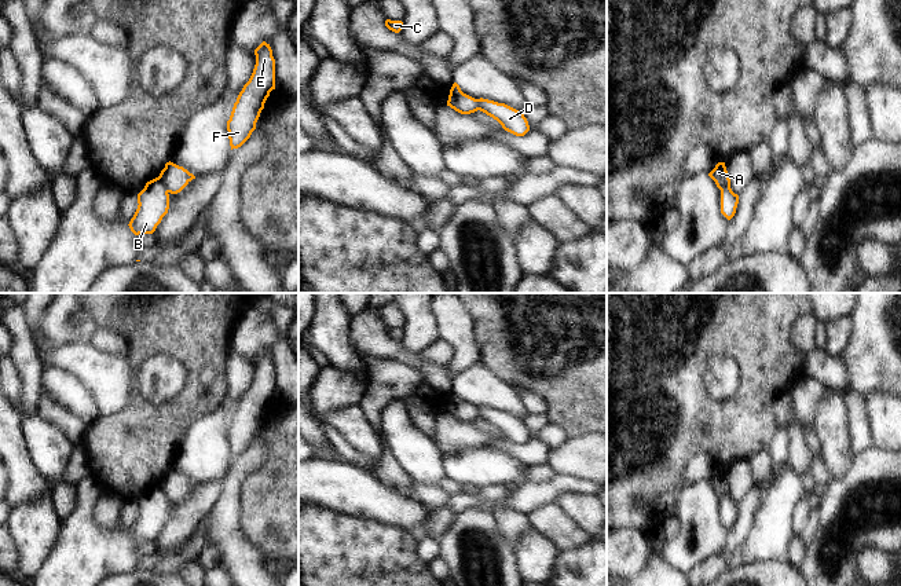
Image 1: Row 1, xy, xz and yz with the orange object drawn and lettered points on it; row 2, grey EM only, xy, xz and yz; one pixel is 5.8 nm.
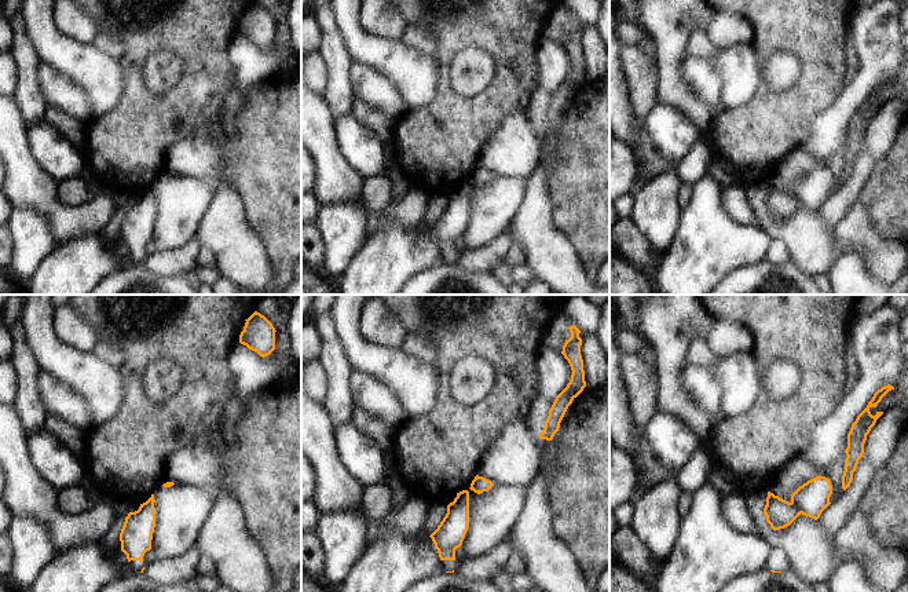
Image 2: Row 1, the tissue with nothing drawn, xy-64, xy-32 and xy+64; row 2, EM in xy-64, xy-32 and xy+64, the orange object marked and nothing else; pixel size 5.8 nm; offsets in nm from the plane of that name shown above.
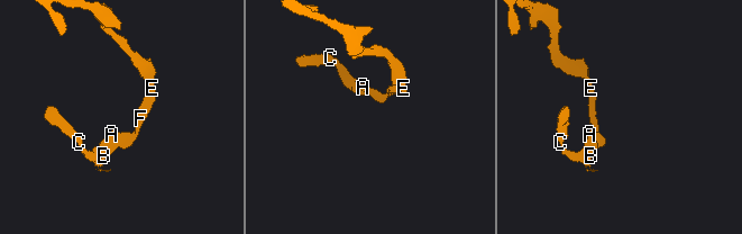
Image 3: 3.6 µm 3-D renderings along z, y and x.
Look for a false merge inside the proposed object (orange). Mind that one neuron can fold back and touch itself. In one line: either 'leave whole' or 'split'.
split

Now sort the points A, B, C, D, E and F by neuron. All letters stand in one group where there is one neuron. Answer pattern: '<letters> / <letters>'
A D E F / B C

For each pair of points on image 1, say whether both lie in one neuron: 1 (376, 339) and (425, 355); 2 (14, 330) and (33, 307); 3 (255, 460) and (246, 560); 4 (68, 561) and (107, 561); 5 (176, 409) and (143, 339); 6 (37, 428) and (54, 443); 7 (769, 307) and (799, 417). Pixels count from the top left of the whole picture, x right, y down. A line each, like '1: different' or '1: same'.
1: different
2: different
3: same
4: same
5: same
6: same
7: different

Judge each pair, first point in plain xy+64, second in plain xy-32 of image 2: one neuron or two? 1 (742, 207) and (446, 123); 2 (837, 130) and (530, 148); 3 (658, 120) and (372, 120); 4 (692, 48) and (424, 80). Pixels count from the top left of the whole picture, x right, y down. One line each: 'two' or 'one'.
1: two
2: one
3: two
4: one

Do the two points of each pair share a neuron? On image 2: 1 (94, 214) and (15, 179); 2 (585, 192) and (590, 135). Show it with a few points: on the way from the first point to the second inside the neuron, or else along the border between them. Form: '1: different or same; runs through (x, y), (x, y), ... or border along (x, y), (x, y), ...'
1: same; runs through (74, 215), (59, 215), (35, 190)
2: same; runs through (590, 178), (590, 149)

